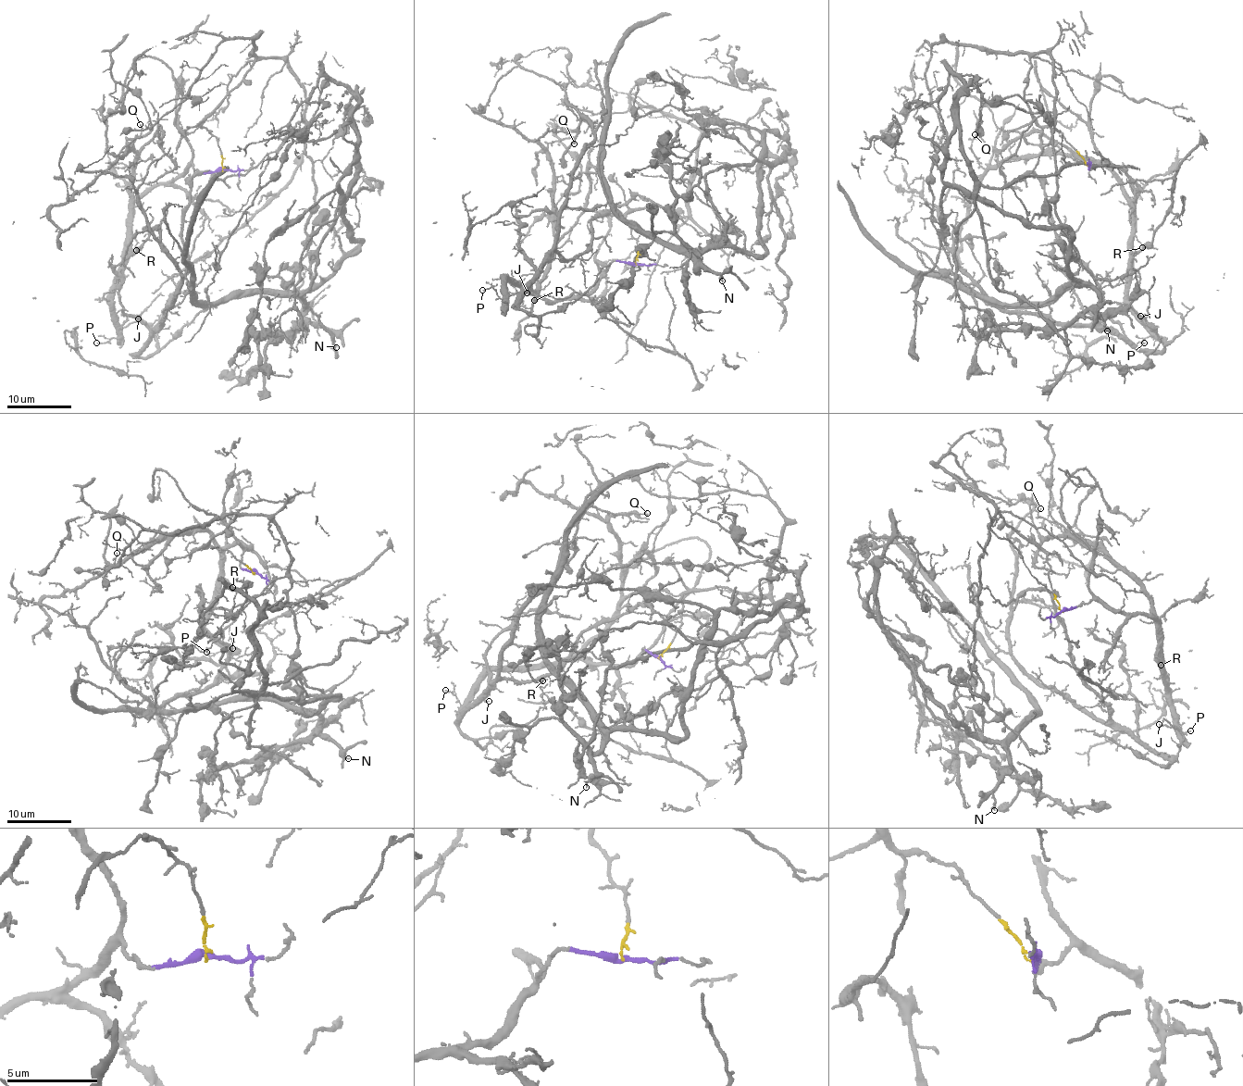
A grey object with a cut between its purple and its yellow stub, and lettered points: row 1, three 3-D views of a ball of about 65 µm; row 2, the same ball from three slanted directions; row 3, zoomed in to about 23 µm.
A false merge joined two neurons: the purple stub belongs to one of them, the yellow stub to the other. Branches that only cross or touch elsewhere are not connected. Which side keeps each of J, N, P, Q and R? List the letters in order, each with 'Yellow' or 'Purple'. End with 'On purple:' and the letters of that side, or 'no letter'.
J: Purple
N: Yellow
P: Purple
Q: Purple
R: Purple
On purple: J, P, Q, R

